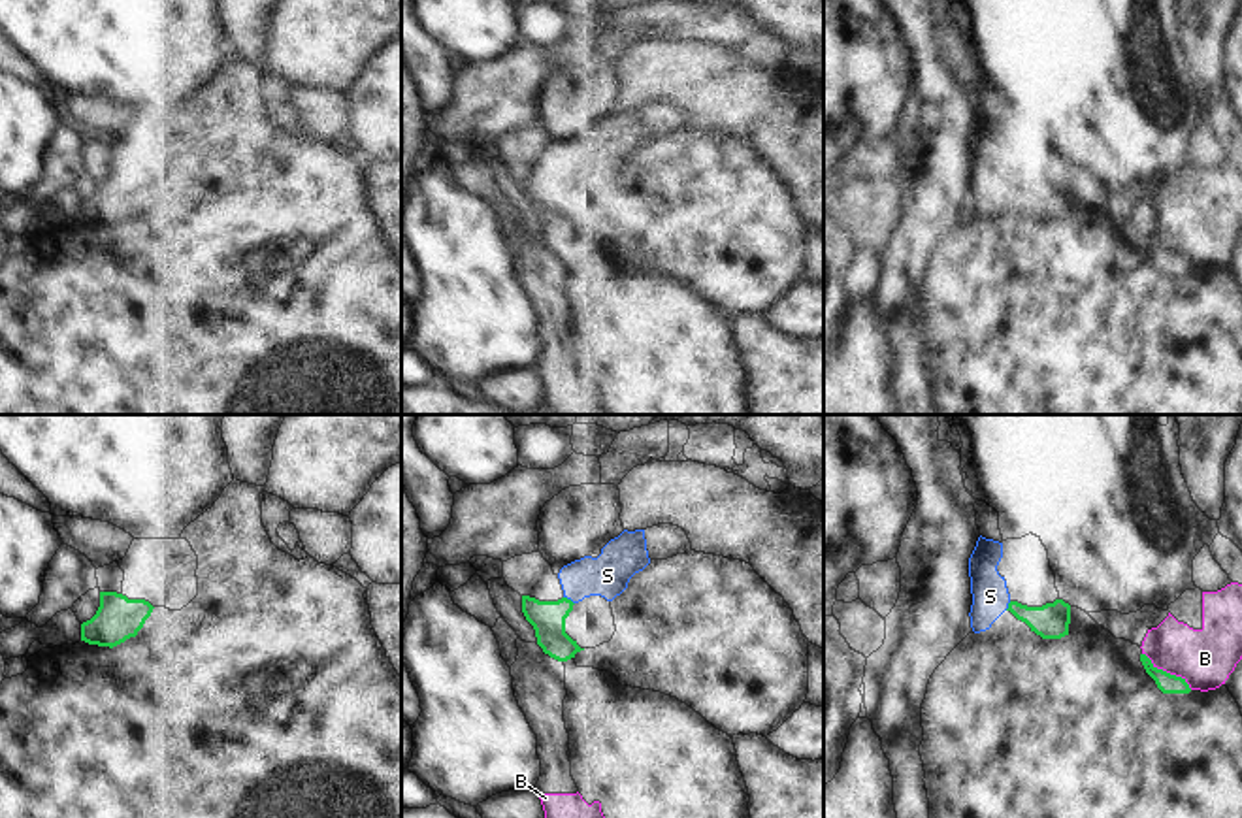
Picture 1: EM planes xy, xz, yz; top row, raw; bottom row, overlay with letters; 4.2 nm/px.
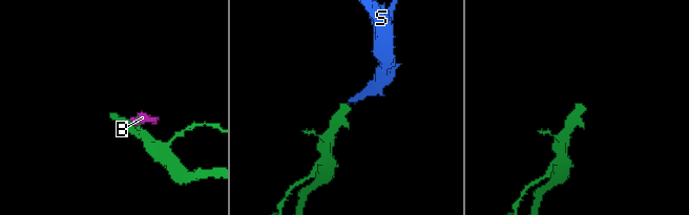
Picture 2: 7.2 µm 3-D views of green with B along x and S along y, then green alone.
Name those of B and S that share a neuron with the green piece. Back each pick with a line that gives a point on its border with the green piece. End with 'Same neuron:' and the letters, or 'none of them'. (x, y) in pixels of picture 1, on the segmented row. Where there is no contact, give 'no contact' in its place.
S: xz (570, 600)
Same neuron: S

